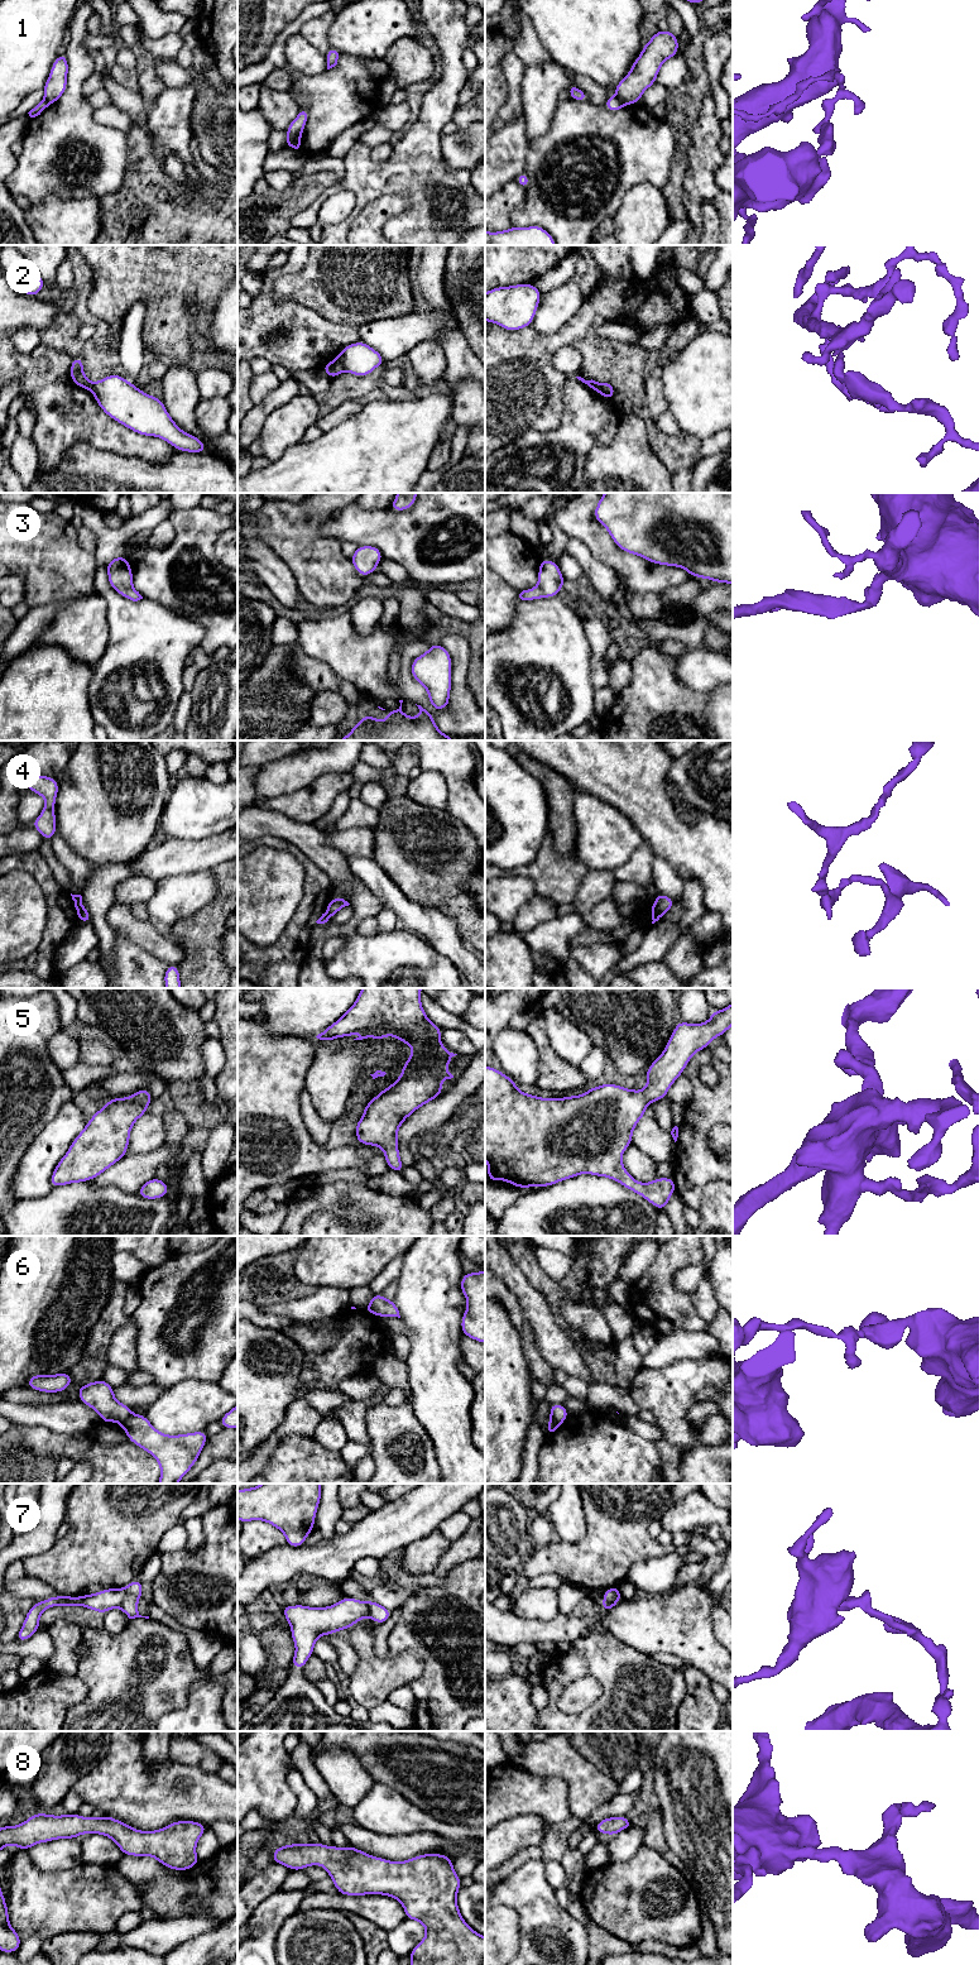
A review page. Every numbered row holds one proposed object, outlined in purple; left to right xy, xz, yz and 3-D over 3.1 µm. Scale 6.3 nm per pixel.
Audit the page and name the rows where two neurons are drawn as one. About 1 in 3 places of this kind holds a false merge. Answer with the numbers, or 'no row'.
1, 2, 4, 6, 7

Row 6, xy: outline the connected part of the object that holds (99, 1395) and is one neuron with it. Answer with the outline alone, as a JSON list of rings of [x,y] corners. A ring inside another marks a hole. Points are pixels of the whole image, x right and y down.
[[[97,1380],[78,1388],[78,1399],[95,1409],[104,1423],[124,1423],[131,1415],[131,1408],[114,1396],[114,1388],[105,1380]]]

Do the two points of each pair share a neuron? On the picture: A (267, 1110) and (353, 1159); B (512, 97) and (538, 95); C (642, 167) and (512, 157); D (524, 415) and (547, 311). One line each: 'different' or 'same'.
A: same
B: different
C: different
D: different

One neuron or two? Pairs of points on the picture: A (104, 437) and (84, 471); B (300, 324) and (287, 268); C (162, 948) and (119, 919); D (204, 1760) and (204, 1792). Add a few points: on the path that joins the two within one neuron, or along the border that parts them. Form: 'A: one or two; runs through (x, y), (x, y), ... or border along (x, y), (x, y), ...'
A: two; border along (67, 449), (76, 442), (89, 442), (126, 455)
B: one; runs through (282, 316), (267, 301), (267, 284), (269, 281)
C: one; runs through (152, 940), (129, 925)
D: two; border along (174, 1763), (193, 1765), (216, 1774)

